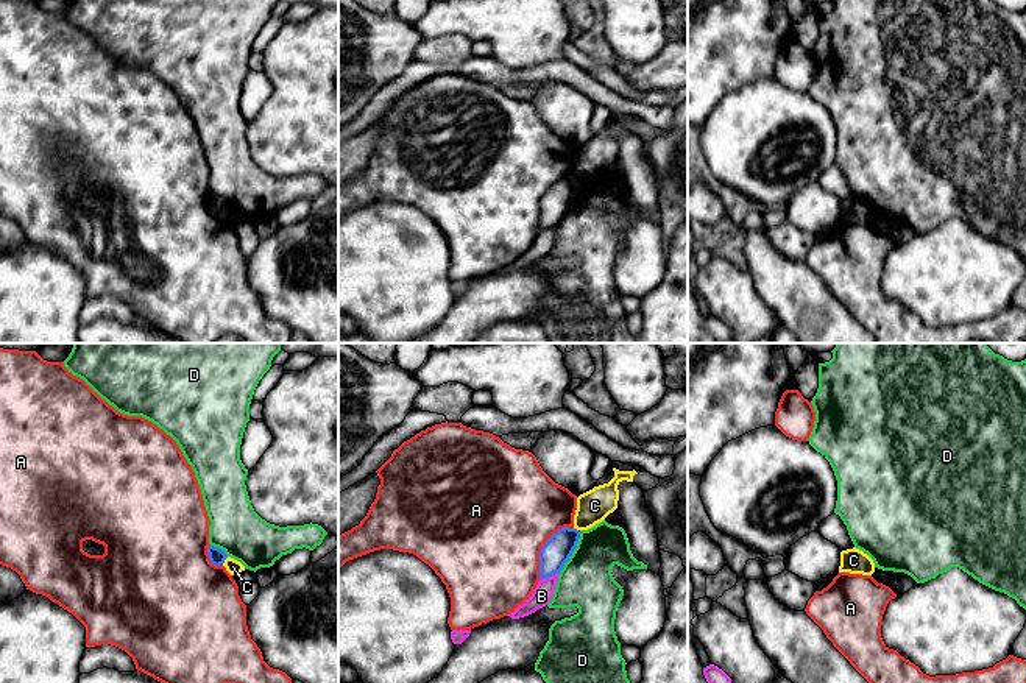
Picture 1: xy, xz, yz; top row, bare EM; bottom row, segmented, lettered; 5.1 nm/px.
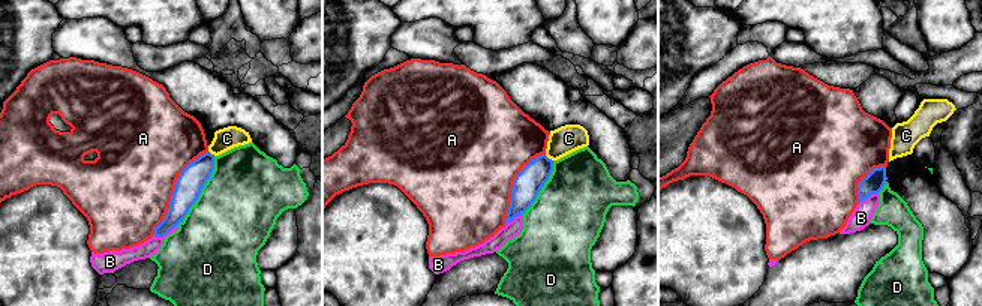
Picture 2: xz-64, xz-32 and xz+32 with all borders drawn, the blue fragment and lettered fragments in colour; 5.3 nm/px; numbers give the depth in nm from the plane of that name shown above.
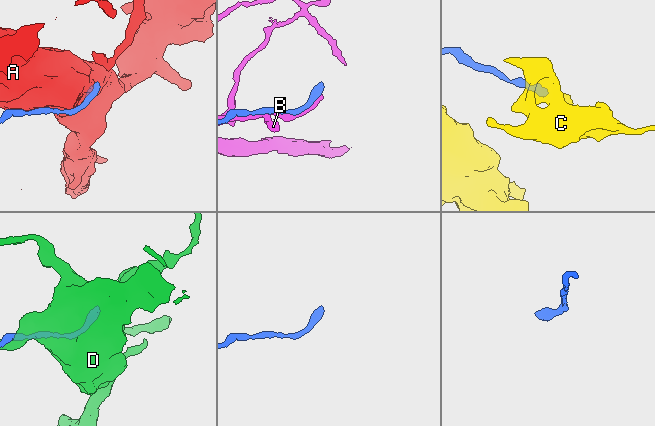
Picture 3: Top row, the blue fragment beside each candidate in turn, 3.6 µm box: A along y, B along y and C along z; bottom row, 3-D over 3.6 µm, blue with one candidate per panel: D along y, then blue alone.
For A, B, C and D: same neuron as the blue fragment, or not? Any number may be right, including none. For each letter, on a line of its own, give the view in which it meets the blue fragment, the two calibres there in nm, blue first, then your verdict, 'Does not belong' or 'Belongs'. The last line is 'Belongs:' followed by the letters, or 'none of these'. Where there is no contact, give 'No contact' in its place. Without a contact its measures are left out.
A: Touches blue in xz. Thickness 150 nm (blue) against 500 nm. Does not belong
B: Touches blue in xz. Thickness 150 nm (blue) against 100 nm. Does not belong
C: Touches blue in xy. Thickness 90 nm (blue) against 80 nm. Does not belong
D: Touches blue in xz. Thickness 150 nm (blue) against 280 nm. Does not belong
Belongs: none of these

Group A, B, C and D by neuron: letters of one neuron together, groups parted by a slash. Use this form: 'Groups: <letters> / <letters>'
Groups: A / B / C / D

